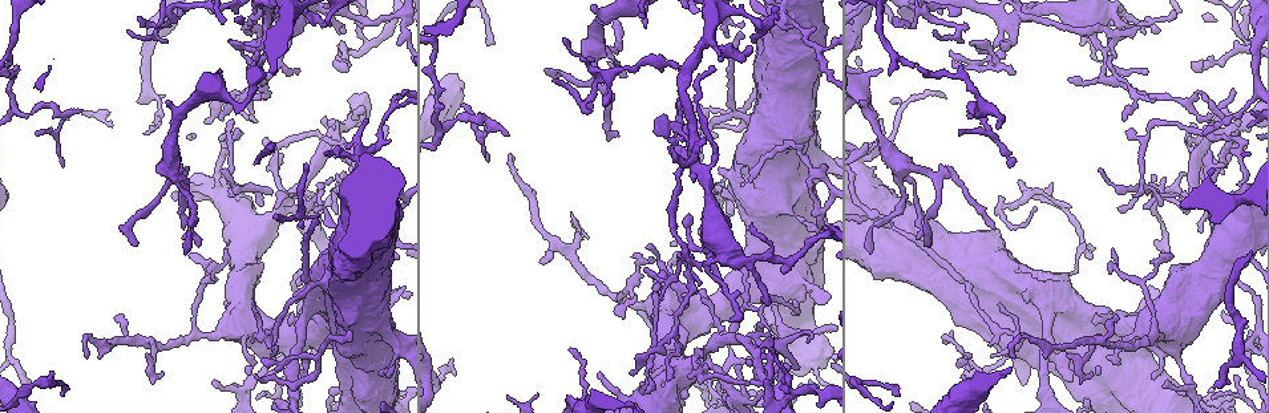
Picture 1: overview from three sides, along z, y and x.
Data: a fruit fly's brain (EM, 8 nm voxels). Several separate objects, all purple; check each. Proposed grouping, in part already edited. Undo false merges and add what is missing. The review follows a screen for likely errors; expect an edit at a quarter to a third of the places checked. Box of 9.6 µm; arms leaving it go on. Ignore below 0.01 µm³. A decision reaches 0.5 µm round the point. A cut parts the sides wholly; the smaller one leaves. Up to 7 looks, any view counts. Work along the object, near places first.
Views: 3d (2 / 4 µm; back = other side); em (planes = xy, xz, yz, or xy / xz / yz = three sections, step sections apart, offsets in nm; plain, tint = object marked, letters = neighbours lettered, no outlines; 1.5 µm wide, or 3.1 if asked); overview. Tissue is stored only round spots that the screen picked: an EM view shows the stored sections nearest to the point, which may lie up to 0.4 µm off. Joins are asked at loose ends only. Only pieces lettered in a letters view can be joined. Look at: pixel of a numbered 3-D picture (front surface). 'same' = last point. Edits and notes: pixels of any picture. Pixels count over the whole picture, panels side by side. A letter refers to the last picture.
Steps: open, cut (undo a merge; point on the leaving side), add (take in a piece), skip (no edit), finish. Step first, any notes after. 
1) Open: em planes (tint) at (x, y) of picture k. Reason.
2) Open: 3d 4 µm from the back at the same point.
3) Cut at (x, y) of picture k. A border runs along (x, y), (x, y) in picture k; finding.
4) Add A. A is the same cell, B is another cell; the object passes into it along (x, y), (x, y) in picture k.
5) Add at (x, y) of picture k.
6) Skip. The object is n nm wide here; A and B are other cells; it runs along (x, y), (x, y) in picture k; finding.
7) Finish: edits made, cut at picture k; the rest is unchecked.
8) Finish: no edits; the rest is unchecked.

Open: 3d 4 µm at (1223, 309) of picture 1.

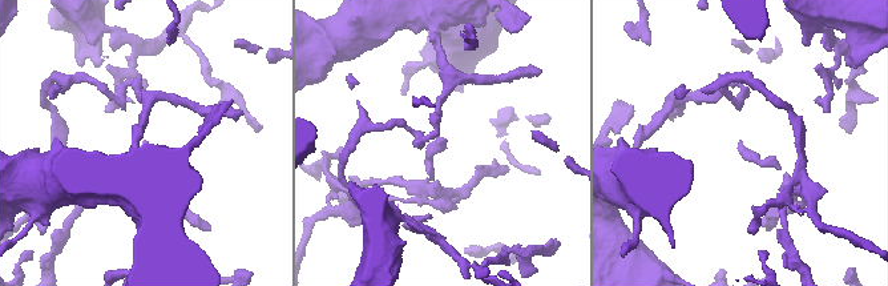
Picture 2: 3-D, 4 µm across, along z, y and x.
Open: em planes (tint) at (145, 143) of picture 2.

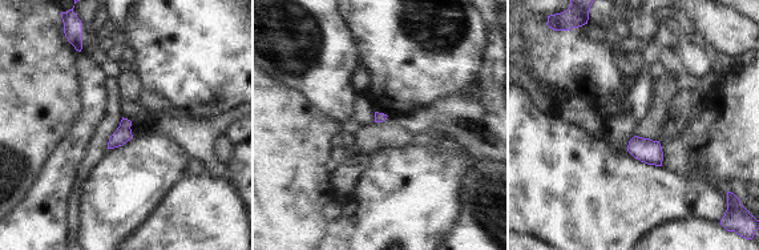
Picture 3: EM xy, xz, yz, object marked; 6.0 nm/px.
Open: em planes (letters) at the same point. See the neighbours.

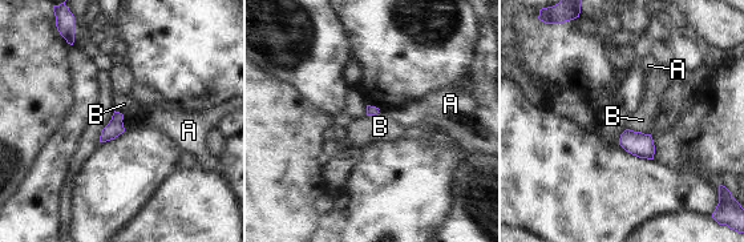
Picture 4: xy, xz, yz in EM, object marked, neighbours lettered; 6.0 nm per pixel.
Skip. The longest contact is with B, 140 nm; A and B are other cells; a border runs along (627, 128), (649, 134) in picture 4; none of them fits.

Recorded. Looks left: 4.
Open: 3d 4 µm at (451, 361) of picture 1. Free end.

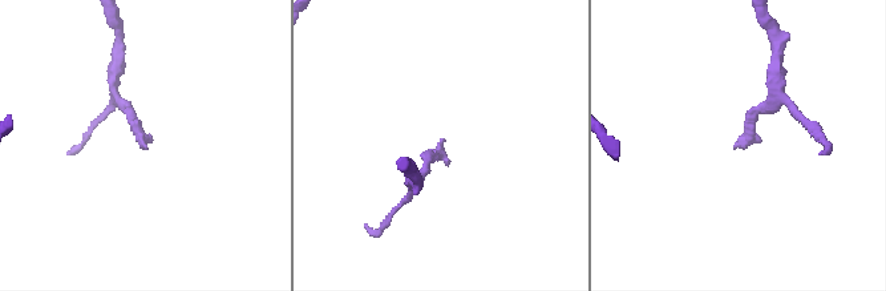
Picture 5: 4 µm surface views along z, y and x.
Open: em xy step 4 (tint) at (735, 148) of picture 5.

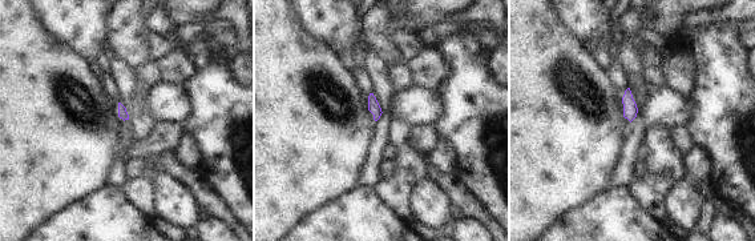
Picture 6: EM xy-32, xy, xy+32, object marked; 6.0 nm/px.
Open: em planes (letters) at the same point.

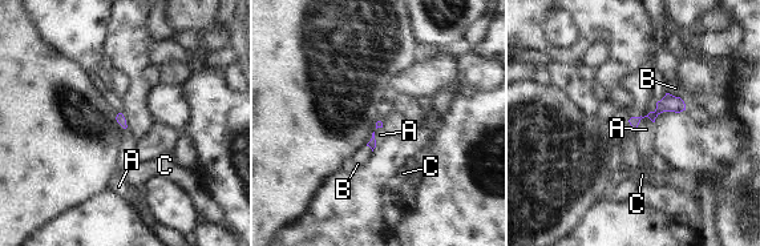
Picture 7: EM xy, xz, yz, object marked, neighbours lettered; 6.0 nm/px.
Skip. A, B and C are other cells; a border runs along (653, 121), (643, 117), (635, 128) in picture 7; no lettered piece goes on from it.

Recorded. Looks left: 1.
Finish: no edits; the rest is unchecked.

